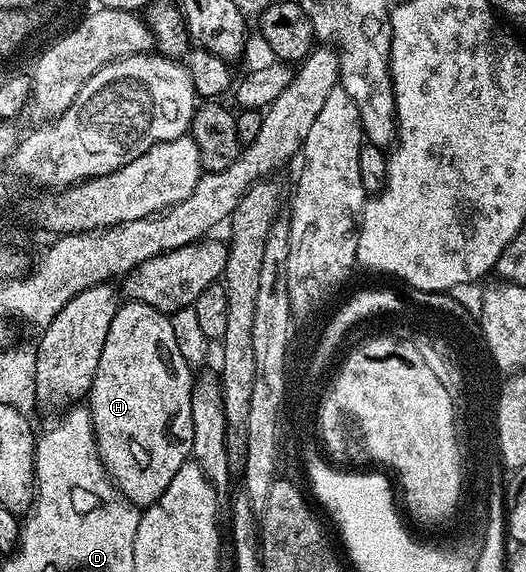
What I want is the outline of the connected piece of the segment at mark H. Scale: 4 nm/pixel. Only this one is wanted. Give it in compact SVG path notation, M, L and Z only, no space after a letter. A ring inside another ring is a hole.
M130 300L123 303L117 310L110 323L108 338L104 342L104 348L100 353L99 366L96 367L95 380L91 384L88 395L88 407L90 410L90 421L94 427L94 436L98 440L98 453L102 459L102 465L110 475L114 485L120 492L134 503L139 509L145 510L158 499L164 490L168 490L168 482L176 478L176 470L180 466L188 463L192 456L192 390L194 389L194 380L192 379L192 366L180 354L180 346L176 346L176 334L172 334L172 322L170 316L165 312L156 310L152 306L142 304L139 300Z

